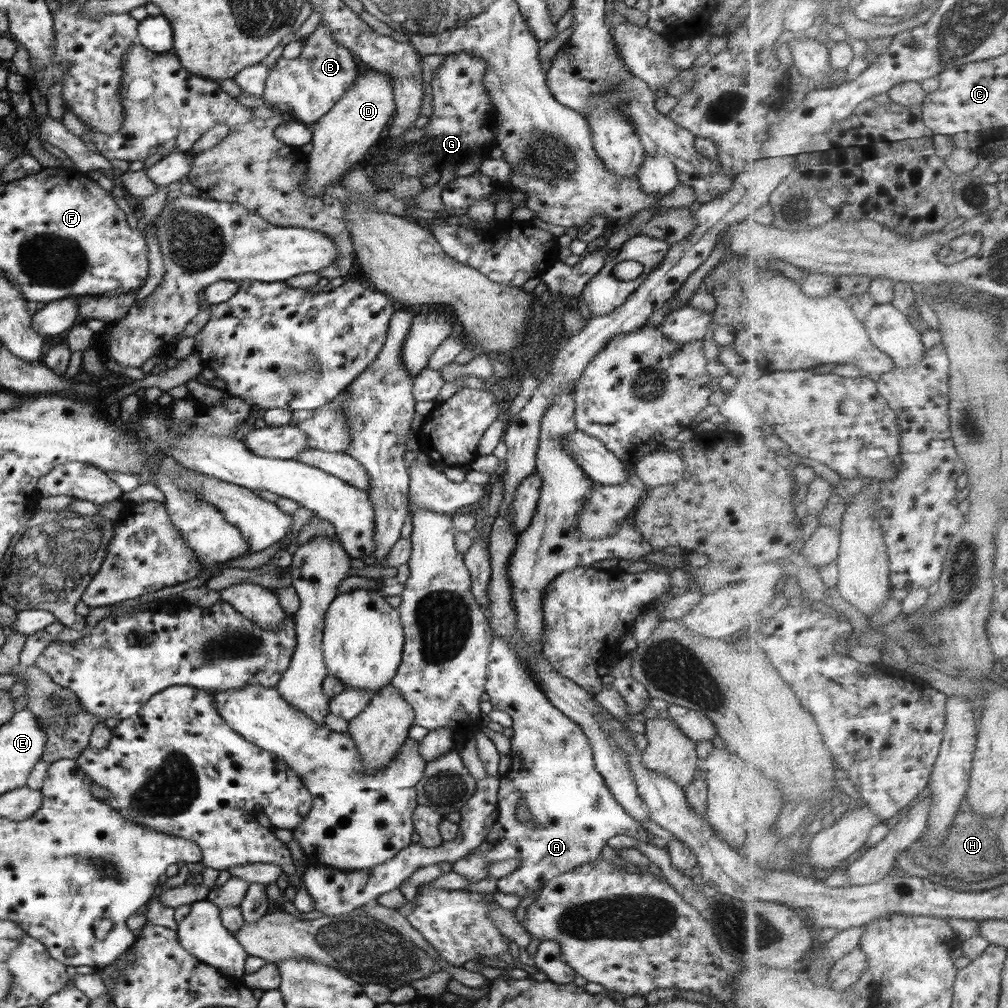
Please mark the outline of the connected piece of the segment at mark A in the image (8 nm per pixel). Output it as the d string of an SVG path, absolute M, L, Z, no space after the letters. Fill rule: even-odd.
M494 640L490 648L489 658L492 658L488 666L488 677L485 685L485 692L490 696L489 701L493 708L506 712L512 718L511 750L508 756L512 759L509 769L500 780L497 800L497 818L492 830L488 832L486 840L480 846L474 848L464 859L453 863L453 871L468 878L471 882L479 882L486 878L486 867L490 861L506 860L516 858L520 865L509 875L498 879L496 891L506 894L516 894L521 899L538 893L538 897L544 885L556 878L559 874L564 874L578 866L590 864L594 860L601 858L602 848L608 844L610 838L626 834L634 838L636 842L651 842L655 839L647 832L647 829L636 822L614 798L610 788L606 786L603 776L596 770L593 760L593 751L590 747L588 737L584 731L560 712L545 697L540 690L533 672L526 667L526 663L517 656L519 652L500 640ZM524 804L528 812L532 814L534 822L538 824L536 828L530 828L526 823L518 821L516 810Z

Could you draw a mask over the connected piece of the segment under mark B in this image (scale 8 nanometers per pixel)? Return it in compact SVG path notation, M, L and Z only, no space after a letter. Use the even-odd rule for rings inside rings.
M319 24L302 42L302 53L298 57L280 57L269 70L262 98L272 104L285 102L295 119L312 126L342 98L342 94L356 82L364 67L348 47L338 45L332 31L324 25Z

